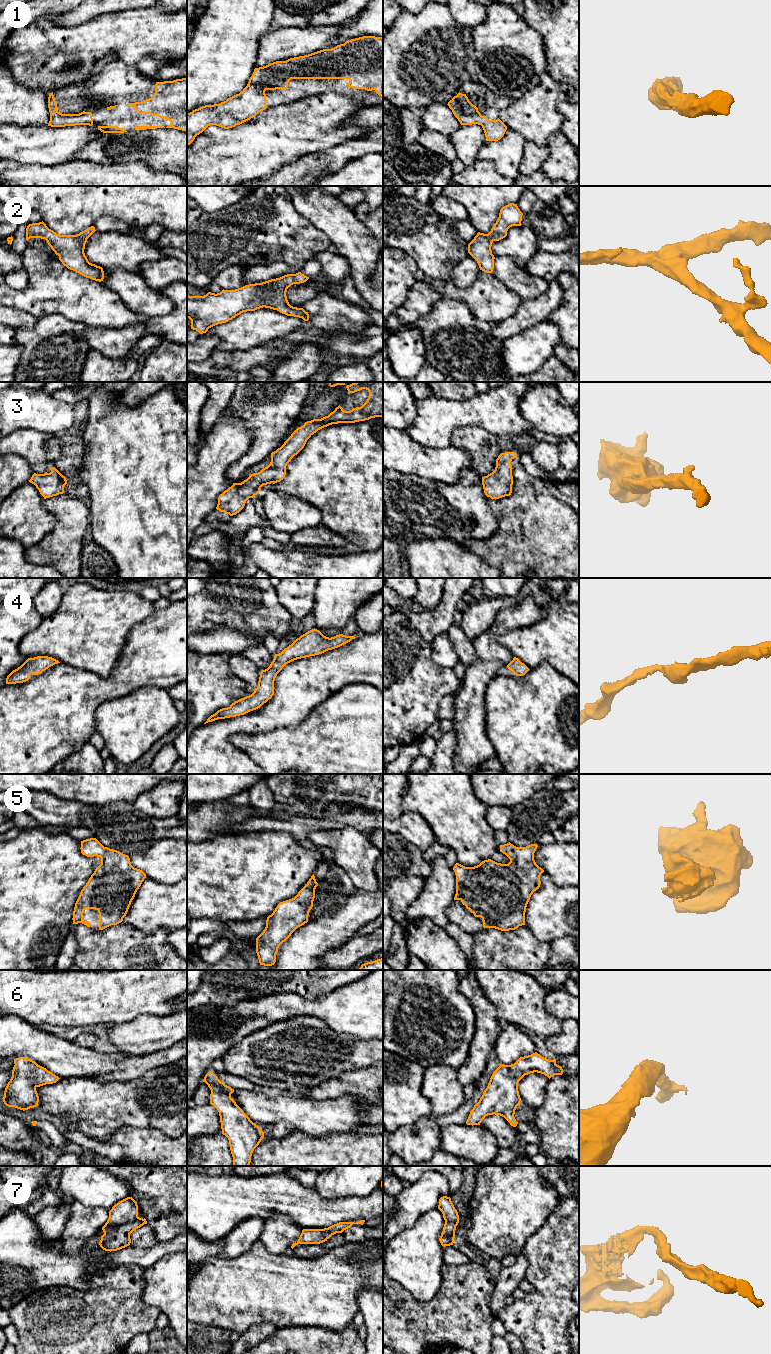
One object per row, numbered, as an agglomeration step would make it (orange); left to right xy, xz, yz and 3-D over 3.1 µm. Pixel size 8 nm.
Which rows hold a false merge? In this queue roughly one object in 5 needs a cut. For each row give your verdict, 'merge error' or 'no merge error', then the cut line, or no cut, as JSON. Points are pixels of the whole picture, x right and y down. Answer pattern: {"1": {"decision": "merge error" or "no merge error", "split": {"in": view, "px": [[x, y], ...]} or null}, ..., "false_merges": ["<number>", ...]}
{"1": {"decision": "no merge error", "split": null}, "2": {"decision": "no merge error", "split": null}, "3": {"decision": "no merge error", "split": null}, "4": {"decision": "no merge error", "split": null}, "5": {"decision": "no merge error", "split": null}, "6": {"decision": "no merge error", "split": null}, "7": {"decision": "no merge error", "split": null}, "false_merges": []}

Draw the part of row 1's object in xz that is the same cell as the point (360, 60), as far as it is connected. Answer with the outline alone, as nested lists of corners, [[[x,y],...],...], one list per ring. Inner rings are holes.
[[[363,36],[331,49],[255,68],[247,86],[239,94],[220,104],[205,105],[187,113],[187,146],[210,125],[229,129],[255,117],[266,109],[265,91],[287,89],[291,79],[349,79],[349,89],[375,90],[383,97],[383,37]]]

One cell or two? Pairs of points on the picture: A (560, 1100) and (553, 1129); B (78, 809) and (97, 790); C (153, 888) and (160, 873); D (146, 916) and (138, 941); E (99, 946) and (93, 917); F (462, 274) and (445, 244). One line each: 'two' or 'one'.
A: one
B: two
C: two
D: two
E: two
F: two

